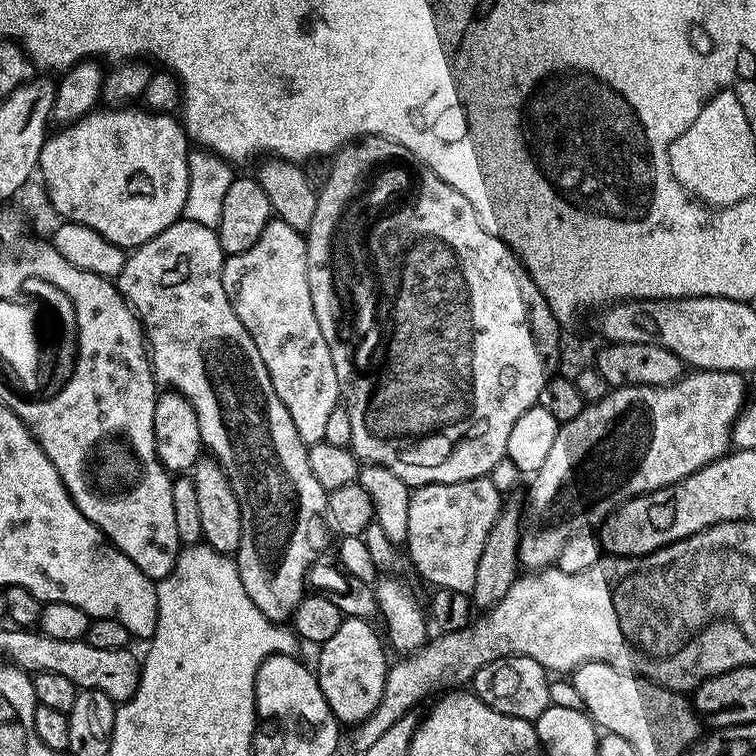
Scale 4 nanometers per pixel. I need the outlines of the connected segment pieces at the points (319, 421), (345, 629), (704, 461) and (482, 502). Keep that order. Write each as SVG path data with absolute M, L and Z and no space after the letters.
M273 218L268 221L268 226L260 235L258 242L254 246L250 246L250 250L235 253L234 260L236 260L236 276L232 276L231 267L228 266L223 267L220 271L222 286L226 290L226 298L230 302L230 306L234 306L234 314L238 314L238 318L242 322L242 326L246 326L250 338L254 338L254 346L258 346L258 354L262 354L262 362L266 362L270 382L274 386L278 398L282 398L282 406L286 406L290 418L294 418L294 430L298 430L304 444L309 446L319 444L325 439L327 426L332 422L332 417L337 415L338 405L341 403L342 397L340 383L338 382L338 370L334 370L334 358L330 358L330 346L326 346L326 338L322 338L322 326L318 324L318 318L312 305L310 282L308 281L308 246L305 237L290 226L286 226L278 218Z
M362 616L347 617L338 626L334 638L319 645L320 661L314 664L316 681L322 694L341 725L359 726L368 719L371 712L382 702L390 660L384 657L385 641L381 633L371 628Z
M692 370L687 374L680 377L674 384L668 384L667 386L634 386L633 388L612 388L608 395L602 397L602 399L589 403L583 410L582 414L578 414L578 418L573 420L565 420L560 425L558 434L554 438L554 446L550 446L550 454L546 454L546 462L542 462L542 466L531 477L532 489L528 492L528 512L526 508L526 523L523 525L520 533L520 566L524 570L539 570L542 568L551 568L556 563L558 554L562 554L562 546L566 546L566 542L570 542L570 538L574 538L579 532L587 532L595 529L597 526L603 524L604 519L607 518L611 512L615 512L617 508L620 508L628 500L634 499L636 496L643 496L646 492L657 492L659 488L670 488L672 485L679 482L679 480L685 480L690 474L694 474L700 468L705 468L707 464L712 464L715 460L719 460L721 456L729 455L730 449L733 447L732 443L732 428L736 424L736 419L740 417L742 409L745 407L746 399L744 395L747 394L748 388L744 385L745 377L738 372L706 372L703 370Z
M488 476L473 480L450 482L449 484L422 484L411 493L409 498L409 518L407 519L406 549L416 572L424 580L429 580L436 588L458 590L471 593L475 575L478 574L478 560L482 558L482 546L490 538L494 522L502 514L501 492Z

